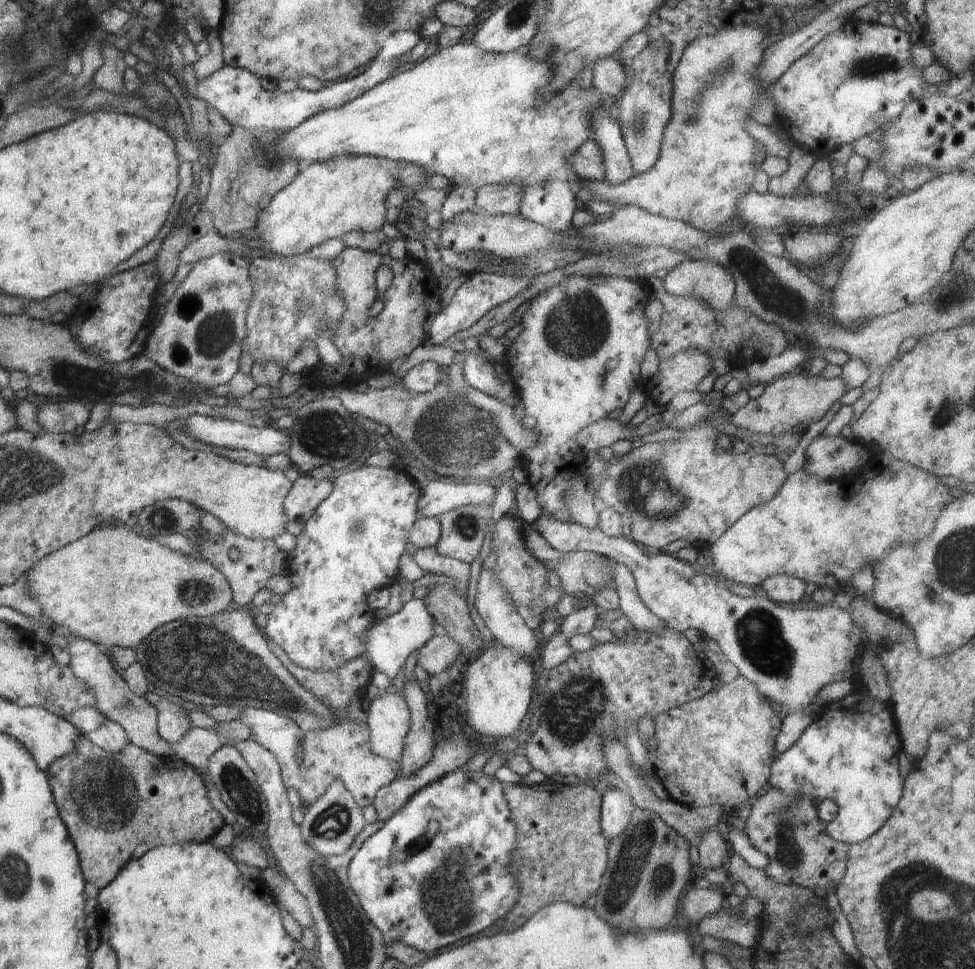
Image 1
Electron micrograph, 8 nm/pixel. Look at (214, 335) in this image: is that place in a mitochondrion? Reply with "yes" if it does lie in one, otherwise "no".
yes

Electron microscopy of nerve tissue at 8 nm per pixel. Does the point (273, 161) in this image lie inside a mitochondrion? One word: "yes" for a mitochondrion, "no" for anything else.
yes

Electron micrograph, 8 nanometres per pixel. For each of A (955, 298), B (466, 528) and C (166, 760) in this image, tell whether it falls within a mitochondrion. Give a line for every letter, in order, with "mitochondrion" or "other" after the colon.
A: mitochondrion
B: mitochondrion
C: other

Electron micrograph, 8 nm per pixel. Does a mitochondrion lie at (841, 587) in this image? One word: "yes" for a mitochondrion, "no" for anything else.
no

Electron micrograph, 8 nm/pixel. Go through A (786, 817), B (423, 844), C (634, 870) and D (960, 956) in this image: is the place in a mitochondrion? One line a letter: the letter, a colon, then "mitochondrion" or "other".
A: mitochondrion
B: mitochondrion
C: mitochondrion
D: mitochondrion

